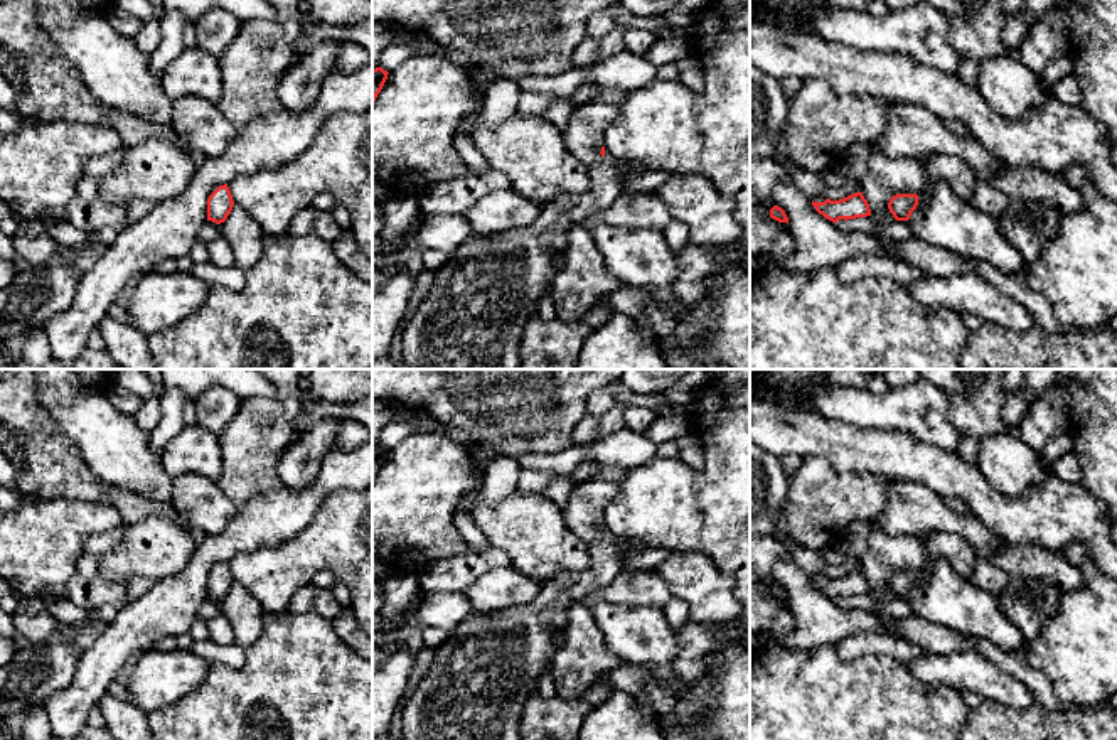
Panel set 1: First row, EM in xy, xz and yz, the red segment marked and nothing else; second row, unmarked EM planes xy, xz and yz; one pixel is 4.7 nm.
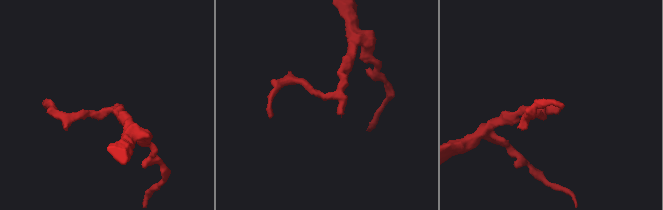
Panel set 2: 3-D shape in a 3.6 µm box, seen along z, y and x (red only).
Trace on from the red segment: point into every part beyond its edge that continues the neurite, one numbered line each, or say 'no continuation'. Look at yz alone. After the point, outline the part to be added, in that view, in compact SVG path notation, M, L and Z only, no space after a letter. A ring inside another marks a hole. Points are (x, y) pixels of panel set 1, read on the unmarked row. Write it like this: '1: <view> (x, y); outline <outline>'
1: yz (949, 546); outline M930 533L927 561L920 570L917 570L918 583L927 578L928 566L938 558L949 561L960 576L970 578L977 555L959 534Z

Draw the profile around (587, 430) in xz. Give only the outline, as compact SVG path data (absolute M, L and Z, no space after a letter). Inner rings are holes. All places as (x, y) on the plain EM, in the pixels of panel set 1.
M585 415L580 421L578 428L573 433L573 443L575 445L588 445L595 442L598 435L598 423L600 416Z

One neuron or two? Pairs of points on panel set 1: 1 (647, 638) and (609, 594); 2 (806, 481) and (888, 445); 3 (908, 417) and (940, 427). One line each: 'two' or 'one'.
1: two
2: two
3: one

